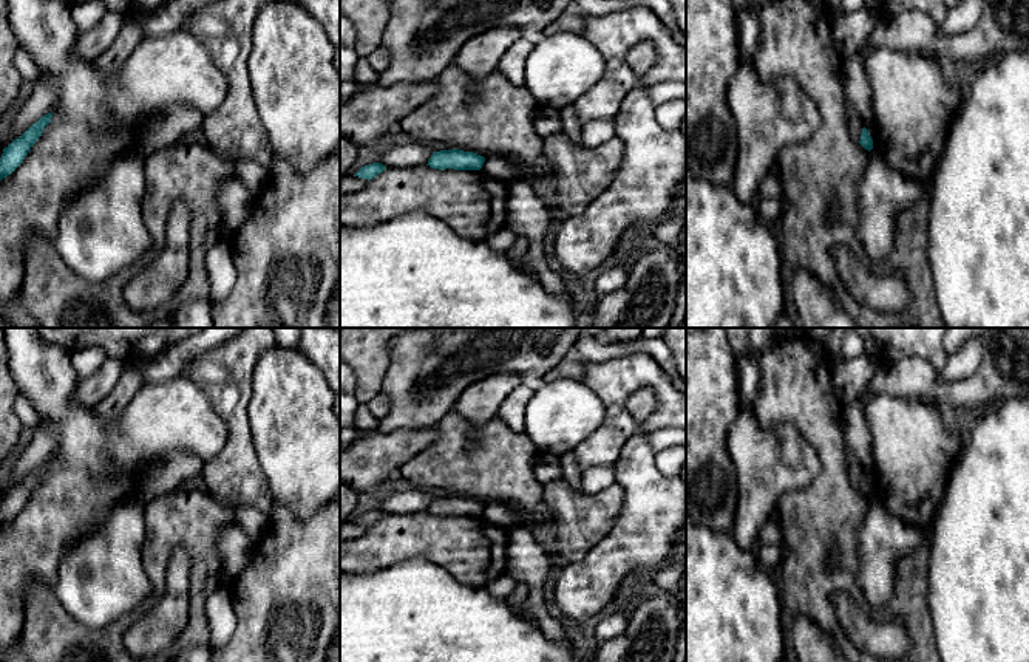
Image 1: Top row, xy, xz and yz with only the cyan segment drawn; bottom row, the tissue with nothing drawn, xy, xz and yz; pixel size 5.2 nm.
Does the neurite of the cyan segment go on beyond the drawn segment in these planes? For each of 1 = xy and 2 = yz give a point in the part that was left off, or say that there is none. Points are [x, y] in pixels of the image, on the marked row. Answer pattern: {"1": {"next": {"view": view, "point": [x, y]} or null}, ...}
{"1": {"next": null}, "2": {"next": null}}

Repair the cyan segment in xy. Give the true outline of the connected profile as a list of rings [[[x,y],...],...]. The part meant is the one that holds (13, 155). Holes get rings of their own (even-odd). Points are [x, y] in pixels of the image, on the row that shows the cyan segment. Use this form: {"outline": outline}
{"outline": [[[53,113],[45,114],[32,124],[22,136],[3,148],[0,158],[0,181],[11,175],[25,159],[31,147],[42,136],[45,127],[51,122]]]}

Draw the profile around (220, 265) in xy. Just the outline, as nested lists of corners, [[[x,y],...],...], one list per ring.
[[[222,237],[205,255],[205,269],[210,282],[210,305],[224,302],[236,283],[232,240]]]

